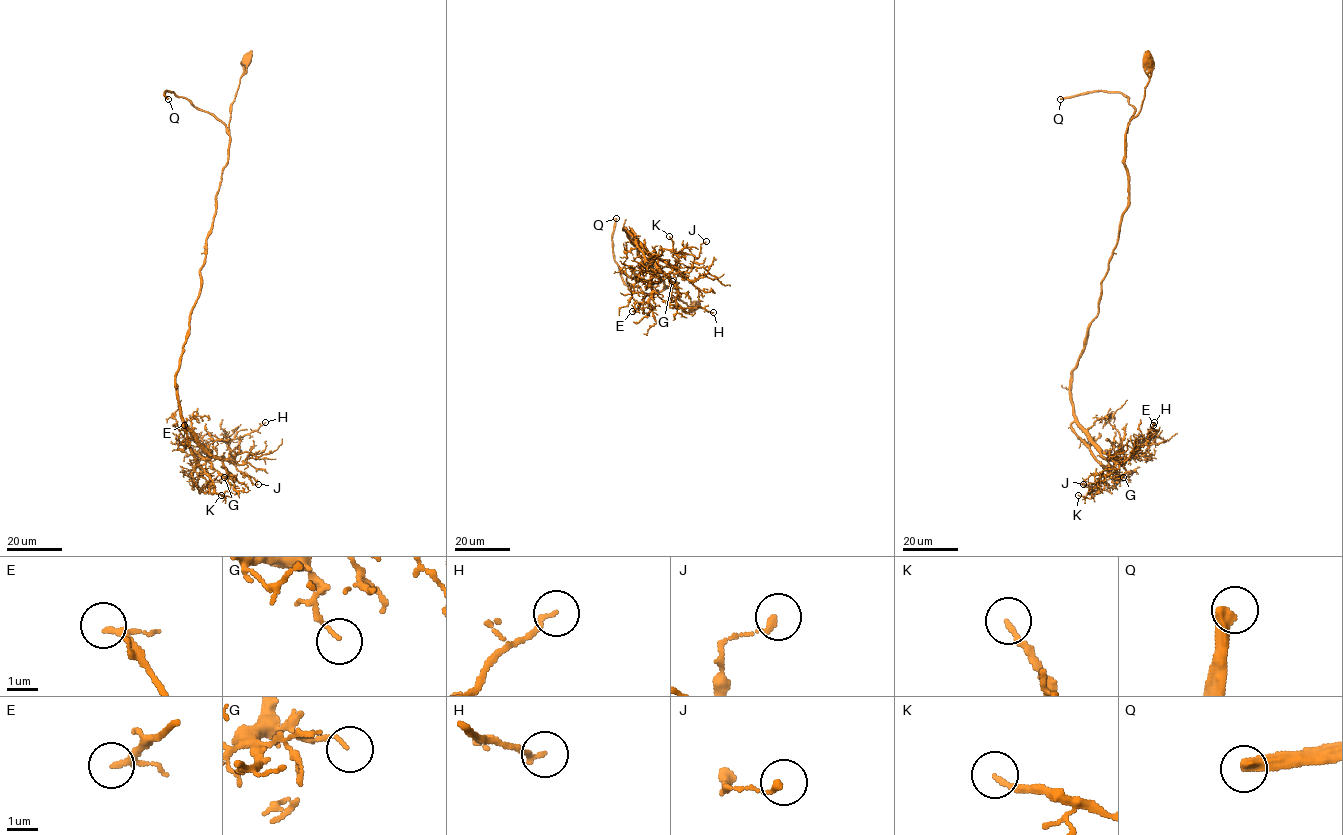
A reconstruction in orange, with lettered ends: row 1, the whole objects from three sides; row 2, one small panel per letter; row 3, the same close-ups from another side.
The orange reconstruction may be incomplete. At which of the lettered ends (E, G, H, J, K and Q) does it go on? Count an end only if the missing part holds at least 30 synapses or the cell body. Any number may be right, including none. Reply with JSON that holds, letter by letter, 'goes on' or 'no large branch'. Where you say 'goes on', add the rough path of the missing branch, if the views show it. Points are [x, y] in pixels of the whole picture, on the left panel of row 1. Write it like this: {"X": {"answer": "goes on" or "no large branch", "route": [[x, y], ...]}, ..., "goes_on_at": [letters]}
{"E": {"answer": "no large branch"}, "G": {"answer": "no large branch"}, "H": {"answer": "no large branch"}, "J": {"answer": "no large branch"}, "K": {"answer": "no large branch"}, "Q": {"answer": "goes on"}, "goes_on_at": ["Q"]}

